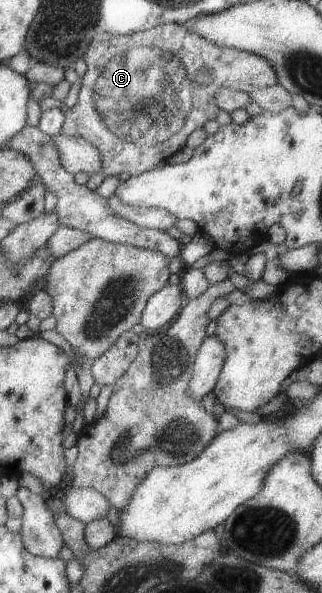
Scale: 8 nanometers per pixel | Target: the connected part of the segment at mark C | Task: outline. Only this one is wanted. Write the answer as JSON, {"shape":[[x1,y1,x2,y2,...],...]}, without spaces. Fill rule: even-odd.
{"shape":[[184,24,159,25,129,36,97,31,83,59,87,73,80,79,83,85,77,104,71,109,64,108,66,119,61,133,81,136,95,145,101,156,102,172,107,177,122,173,133,177,141,175,182,150,195,129,216,119,220,110,215,103,217,89,225,87,249,94,253,87,278,84,273,65,261,55,211,43,203,35,189,31]]}

